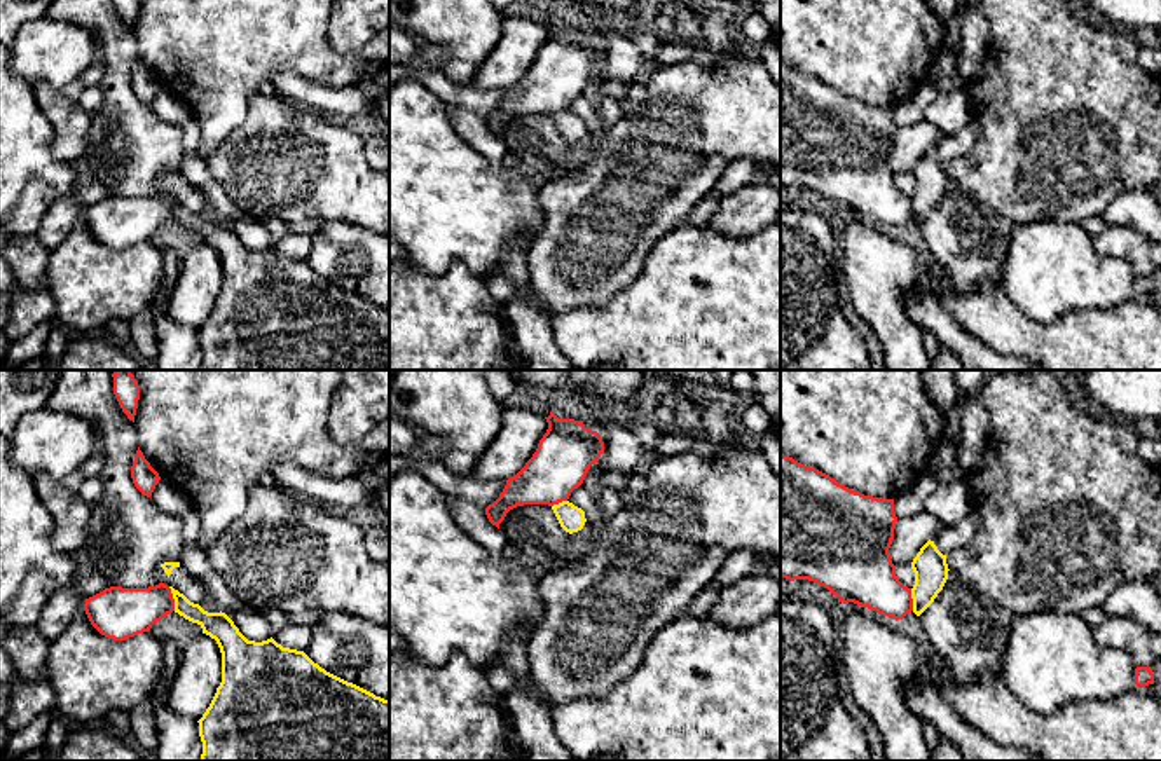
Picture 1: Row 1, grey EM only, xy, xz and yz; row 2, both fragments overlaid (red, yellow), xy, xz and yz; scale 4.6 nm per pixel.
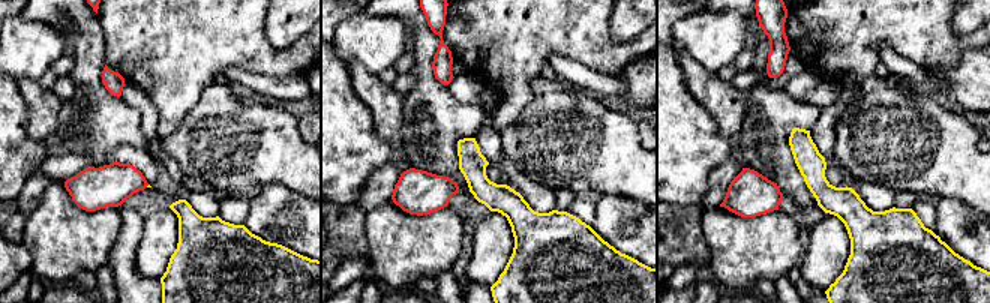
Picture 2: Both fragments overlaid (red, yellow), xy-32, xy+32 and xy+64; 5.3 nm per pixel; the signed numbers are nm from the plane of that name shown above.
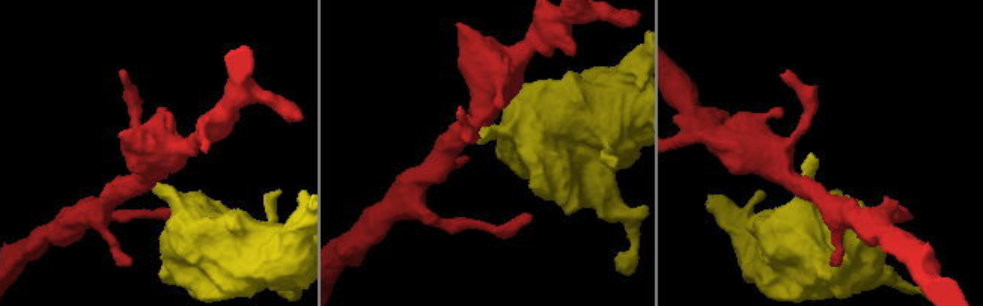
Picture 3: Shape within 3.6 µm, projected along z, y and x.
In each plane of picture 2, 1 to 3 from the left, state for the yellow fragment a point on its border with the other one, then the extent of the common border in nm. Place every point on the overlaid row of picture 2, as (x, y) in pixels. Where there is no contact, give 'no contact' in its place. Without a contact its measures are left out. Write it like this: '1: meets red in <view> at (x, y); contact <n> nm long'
1: no contact
2: no contact
3: no contact

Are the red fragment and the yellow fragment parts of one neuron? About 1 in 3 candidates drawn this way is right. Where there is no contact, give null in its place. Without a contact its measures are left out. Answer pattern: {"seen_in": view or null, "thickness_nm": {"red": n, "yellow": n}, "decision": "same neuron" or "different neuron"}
{"seen_in": "xy", "thickness_nm": {"red": 240, "yellow": 120}, "decision": "different neuron"}

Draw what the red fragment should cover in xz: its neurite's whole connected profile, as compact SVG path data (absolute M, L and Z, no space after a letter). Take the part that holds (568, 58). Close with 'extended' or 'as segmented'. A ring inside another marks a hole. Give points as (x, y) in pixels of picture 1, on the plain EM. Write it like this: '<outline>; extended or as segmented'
M553 21L545 26L548 38L526 75L512 87L501 105L485 117L492 134L499 138L506 122L524 113L559 113L578 98L590 75L604 61L604 51L597 40L583 30L559 28Z; as segmented

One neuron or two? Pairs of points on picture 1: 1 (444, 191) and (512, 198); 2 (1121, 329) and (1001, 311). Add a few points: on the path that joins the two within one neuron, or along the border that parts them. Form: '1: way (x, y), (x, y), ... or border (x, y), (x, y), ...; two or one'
1: way (461, 198), (494, 198); one
2: way (1092, 335), (1030, 335); one

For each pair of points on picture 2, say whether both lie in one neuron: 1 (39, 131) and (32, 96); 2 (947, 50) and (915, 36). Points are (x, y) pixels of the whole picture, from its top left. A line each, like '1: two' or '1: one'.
1: one
2: one

